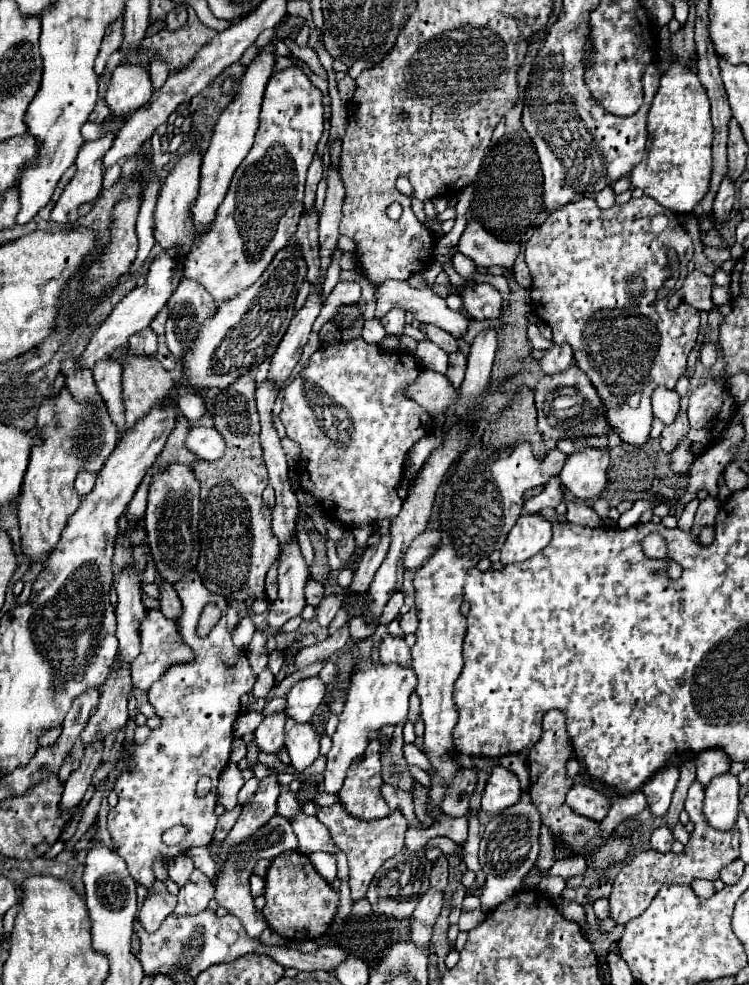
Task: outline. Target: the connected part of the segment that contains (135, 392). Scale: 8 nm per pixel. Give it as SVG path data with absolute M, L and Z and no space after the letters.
M130 347L118 349L118 353L110 353L114 361L120 361L122 365L122 403L124 403L124 415L126 415L126 425L134 425L142 415L150 411L156 403L164 401L170 397L170 391L174 387L172 375L162 367L162 363L156 357L146 357L146 355L130 355Z

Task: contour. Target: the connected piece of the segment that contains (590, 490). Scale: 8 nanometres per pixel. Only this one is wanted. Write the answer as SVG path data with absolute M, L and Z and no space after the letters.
M584 447L568 455L560 481L564 487L578 499L594 499L606 487L606 467L608 467L608 449Z

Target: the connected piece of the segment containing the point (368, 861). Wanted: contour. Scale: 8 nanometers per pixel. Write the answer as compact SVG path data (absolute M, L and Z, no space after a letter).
M334 803L330 807L322 807L316 817L320 823L324 823L328 827L334 845L348 855L352 901L362 899L368 891L368 885L370 885L374 873L382 867L382 863L404 849L404 833L408 829L408 821L404 819L404 815L400 811L394 811L390 817L376 819L376 821L354 819L350 813L346 813L342 809L340 803Z

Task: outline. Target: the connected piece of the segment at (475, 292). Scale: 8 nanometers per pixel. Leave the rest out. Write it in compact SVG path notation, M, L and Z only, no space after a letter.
M490 283L466 285L462 305L474 319L498 319L502 313L502 297Z

